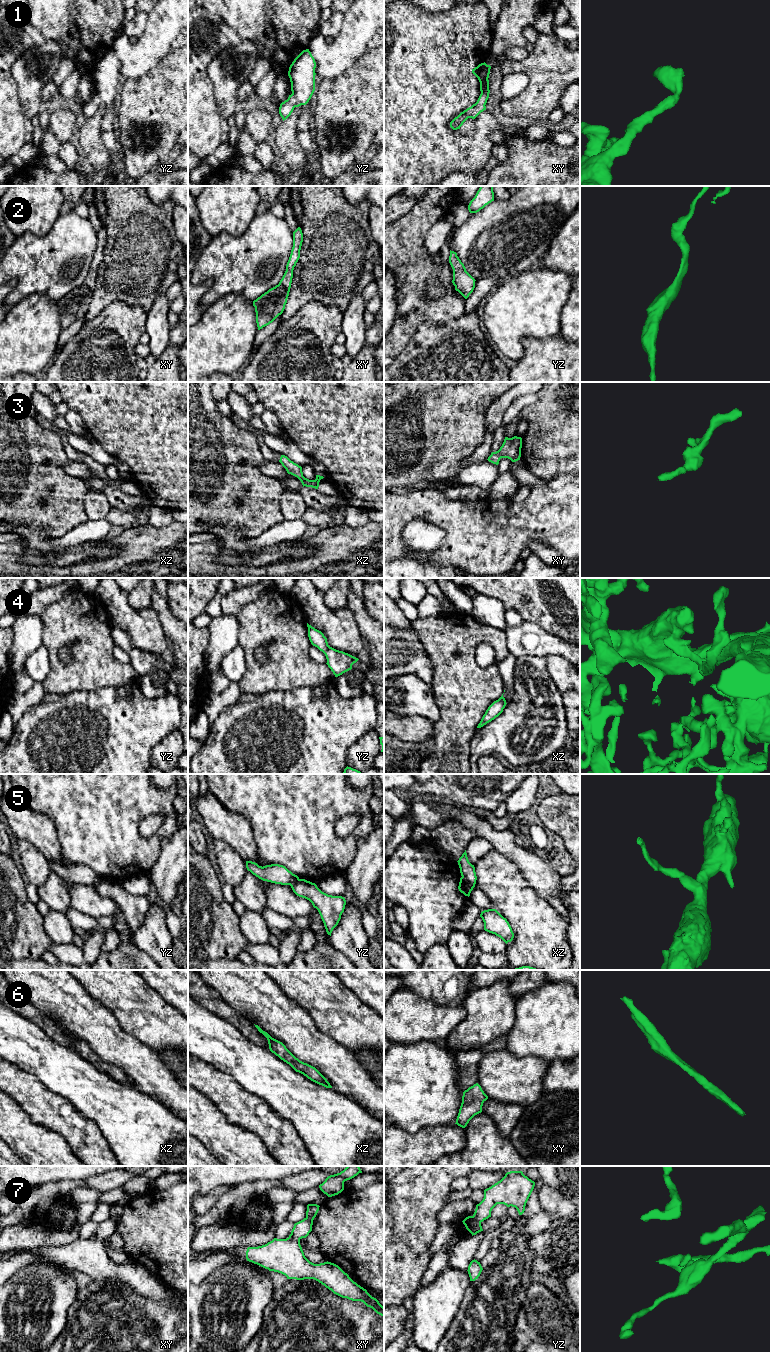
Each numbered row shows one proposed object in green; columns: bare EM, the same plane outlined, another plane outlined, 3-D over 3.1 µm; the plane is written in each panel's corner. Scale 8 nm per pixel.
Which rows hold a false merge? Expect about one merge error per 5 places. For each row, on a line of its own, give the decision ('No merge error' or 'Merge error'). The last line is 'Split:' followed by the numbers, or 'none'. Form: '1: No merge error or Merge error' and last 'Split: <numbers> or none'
1: No merge error
2: No merge error
3: No merge error
4: No merge error
5: Merge error
6: No merge error
7: Merge error
Split: 5, 7

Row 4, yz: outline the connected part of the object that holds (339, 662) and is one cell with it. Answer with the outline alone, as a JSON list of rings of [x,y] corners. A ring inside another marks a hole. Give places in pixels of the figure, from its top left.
[[[307,623],[308,637],[311,644],[322,651],[327,659],[327,665],[335,675],[338,677],[343,673],[352,669],[352,665],[359,659],[345,653],[343,651],[336,650],[328,645],[327,638],[324,634],[312,627]]]

